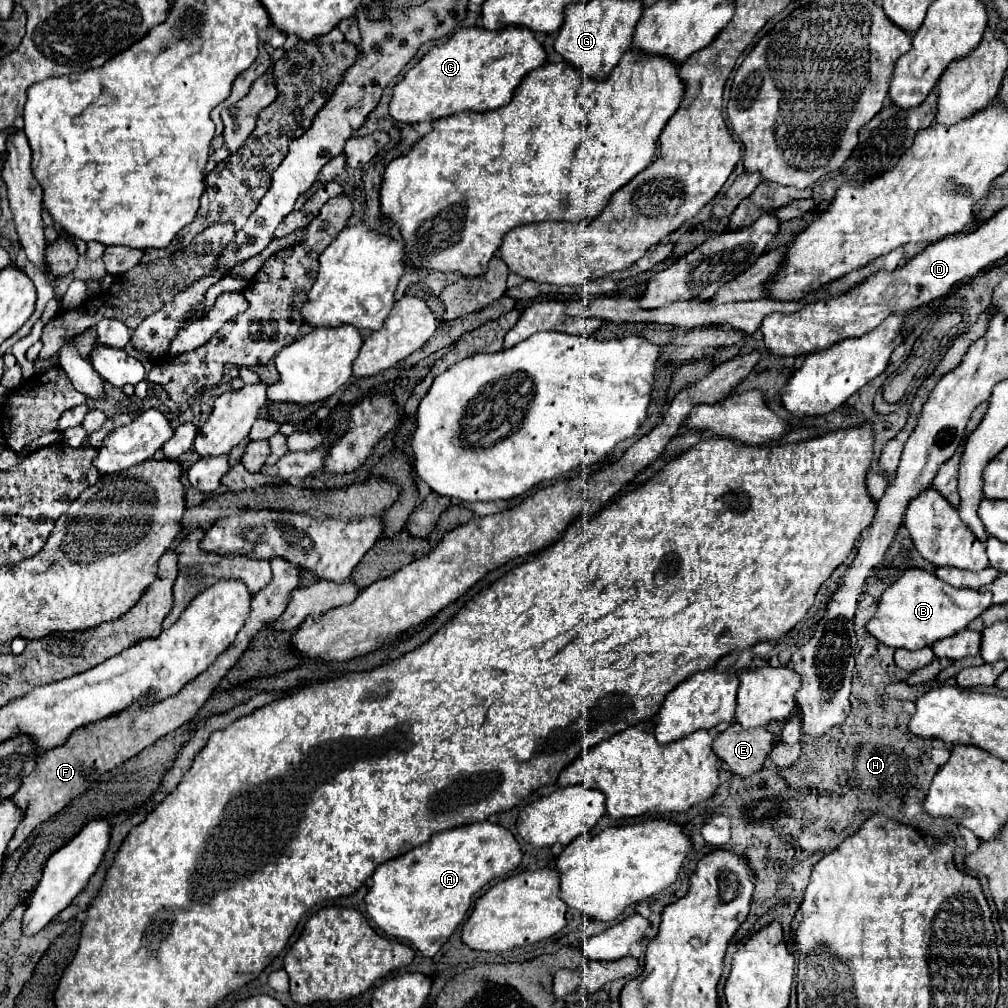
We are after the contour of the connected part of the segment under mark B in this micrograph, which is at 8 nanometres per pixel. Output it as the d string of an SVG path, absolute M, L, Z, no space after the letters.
M909 568L895 584L891 584L877 604L875 616L867 622L867 630L873 638L891 648L919 650L931 646L937 640L953 636L967 628L967 624L983 614L991 606L989 592L953 588L921 568Z

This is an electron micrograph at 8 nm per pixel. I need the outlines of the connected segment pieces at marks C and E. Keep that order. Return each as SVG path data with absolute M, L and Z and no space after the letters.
M509 26L503 28L501 32L489 32L483 28L461 28L445 44L433 46L421 58L421 62L415 64L411 70L407 70L403 80L395 84L393 98L389 104L389 114L399 122L415 124L415 122L433 122L437 118L445 118L465 110L489 112L501 108L511 100L513 90L519 86L519 82L531 70L543 66L543 62L545 62L545 50L535 40L535 34L529 32L529 28Z
M733 722L713 740L713 752L737 776L751 776L763 768L767 754L773 748L773 736L765 728L745 730Z

